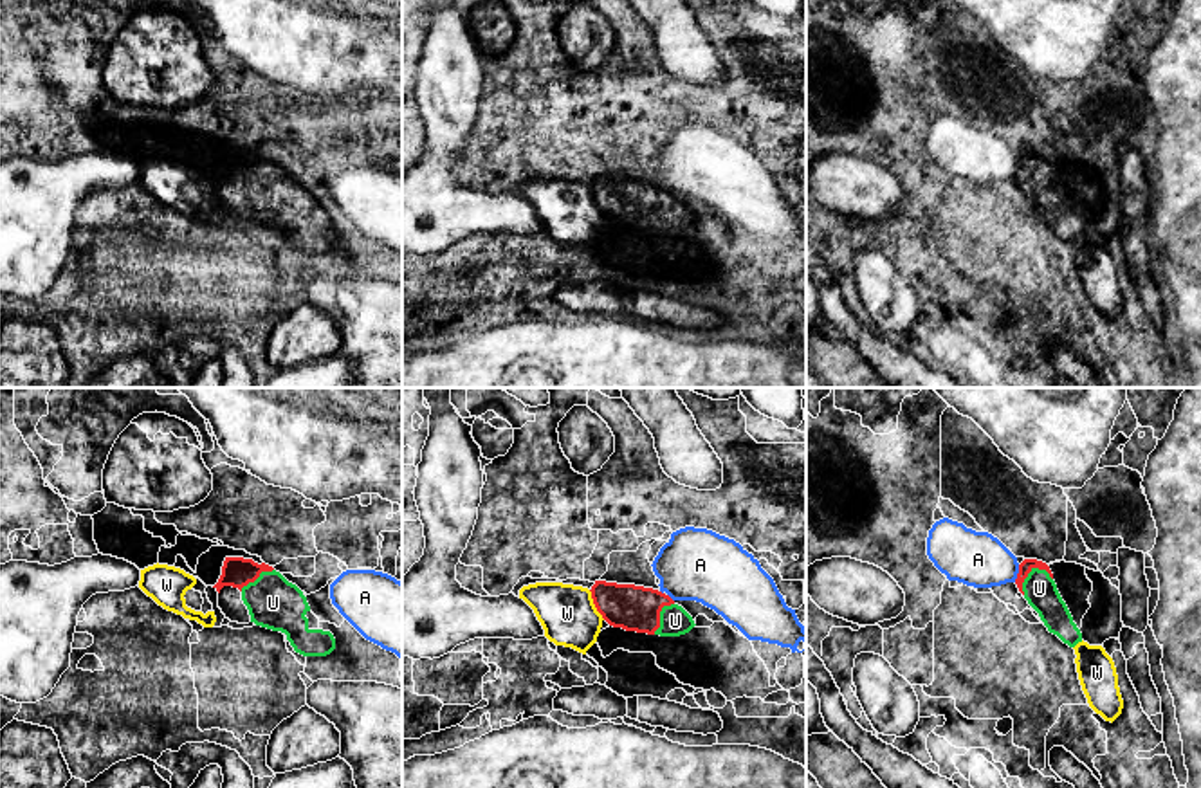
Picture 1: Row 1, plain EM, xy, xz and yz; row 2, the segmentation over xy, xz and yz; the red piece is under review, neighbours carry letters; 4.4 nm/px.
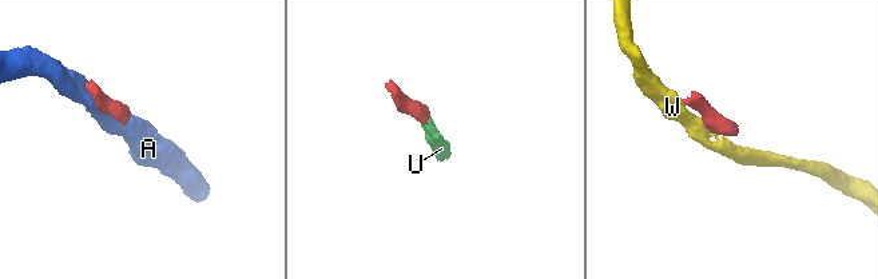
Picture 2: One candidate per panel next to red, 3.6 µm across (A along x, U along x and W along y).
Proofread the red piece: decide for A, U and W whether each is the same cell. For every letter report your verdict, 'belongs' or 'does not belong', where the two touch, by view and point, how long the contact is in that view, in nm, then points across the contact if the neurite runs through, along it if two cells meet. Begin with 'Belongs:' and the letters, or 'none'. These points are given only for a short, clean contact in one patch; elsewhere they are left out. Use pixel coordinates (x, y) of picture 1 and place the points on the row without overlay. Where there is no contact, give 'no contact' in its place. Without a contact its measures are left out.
Belongs: U
A: does not belong; meets red in yz at (1017, 170); contact 80 nm long
U: belongs; meets red in yz at (1028, 168); contact 160 nm long; runs through yz (1026, 161), (1028, 168), (1039, 184)
W: does not belong; meets red in xz at (594, 199); contact 150 nm long; border along xz (588, 186), (595, 206), (605, 215)

